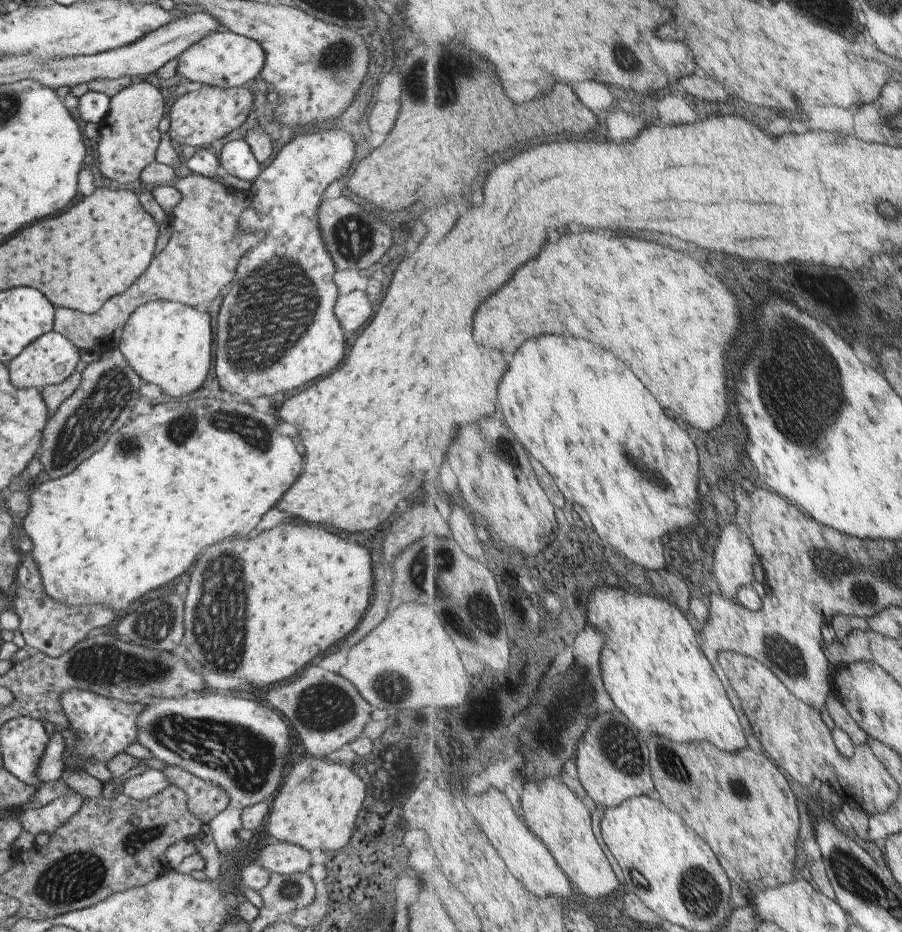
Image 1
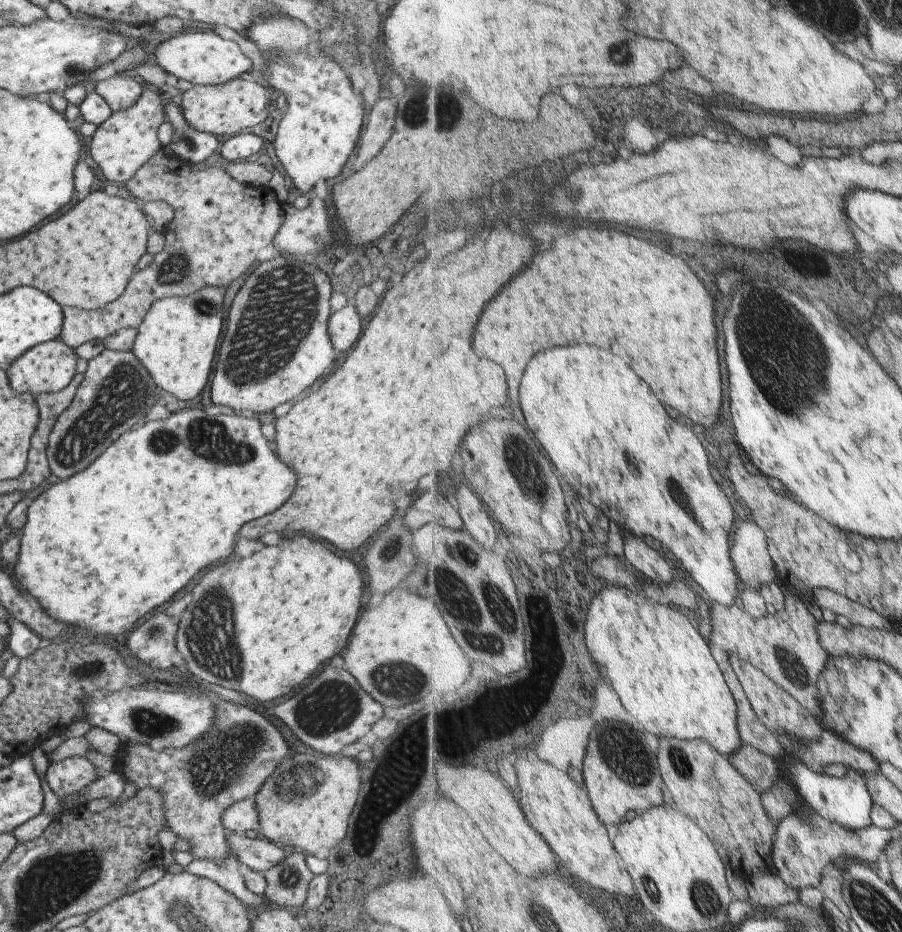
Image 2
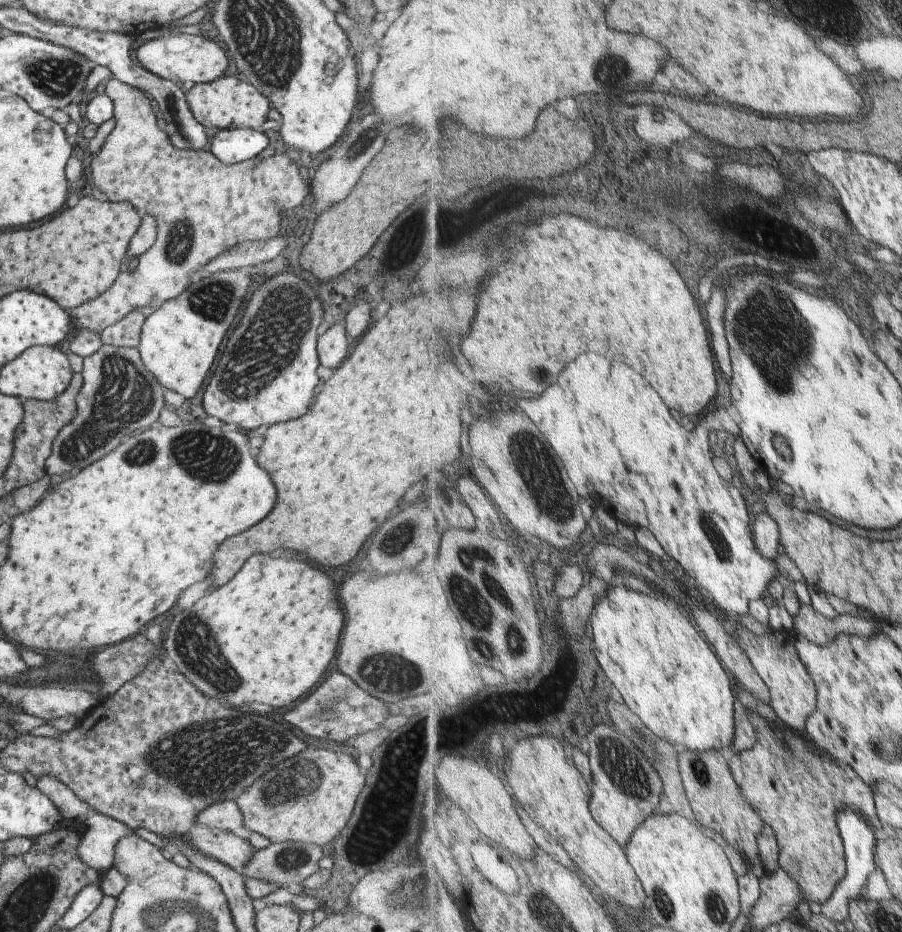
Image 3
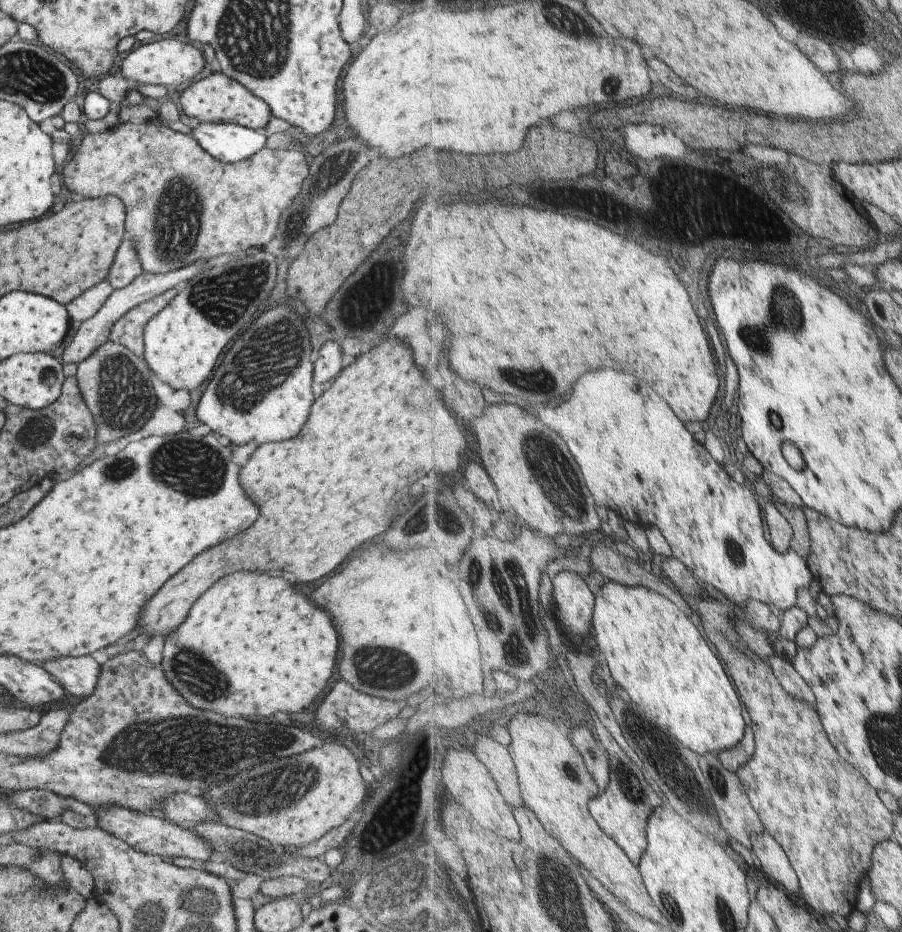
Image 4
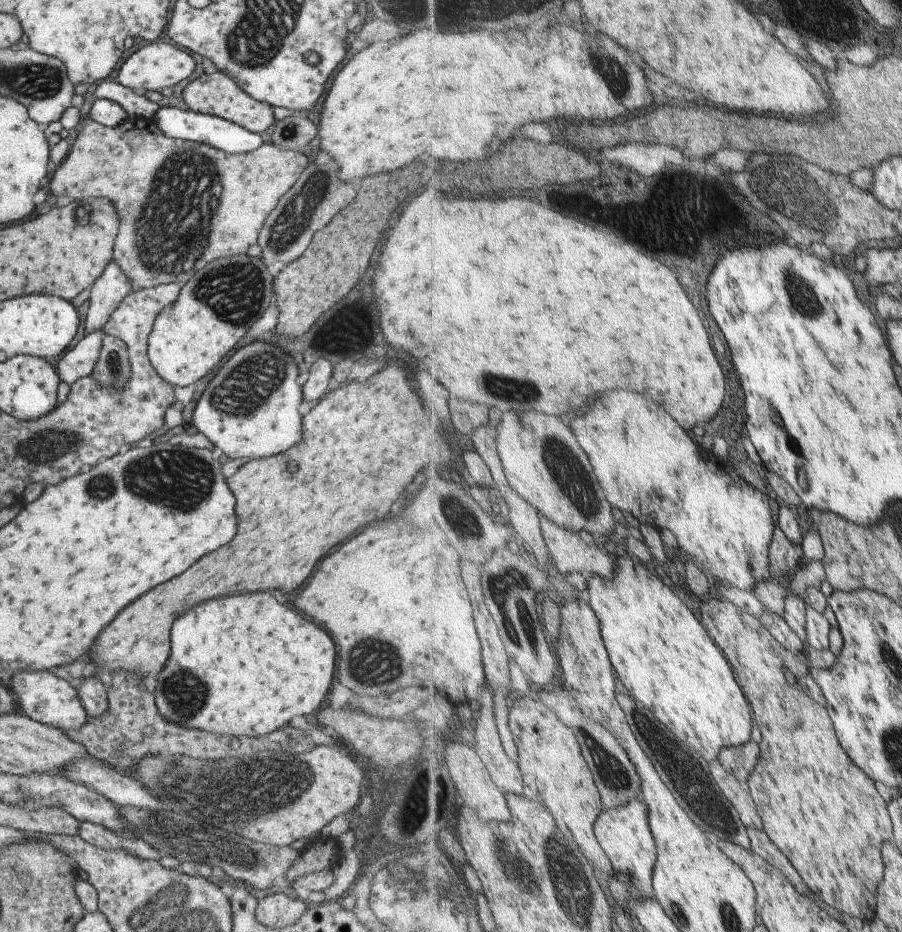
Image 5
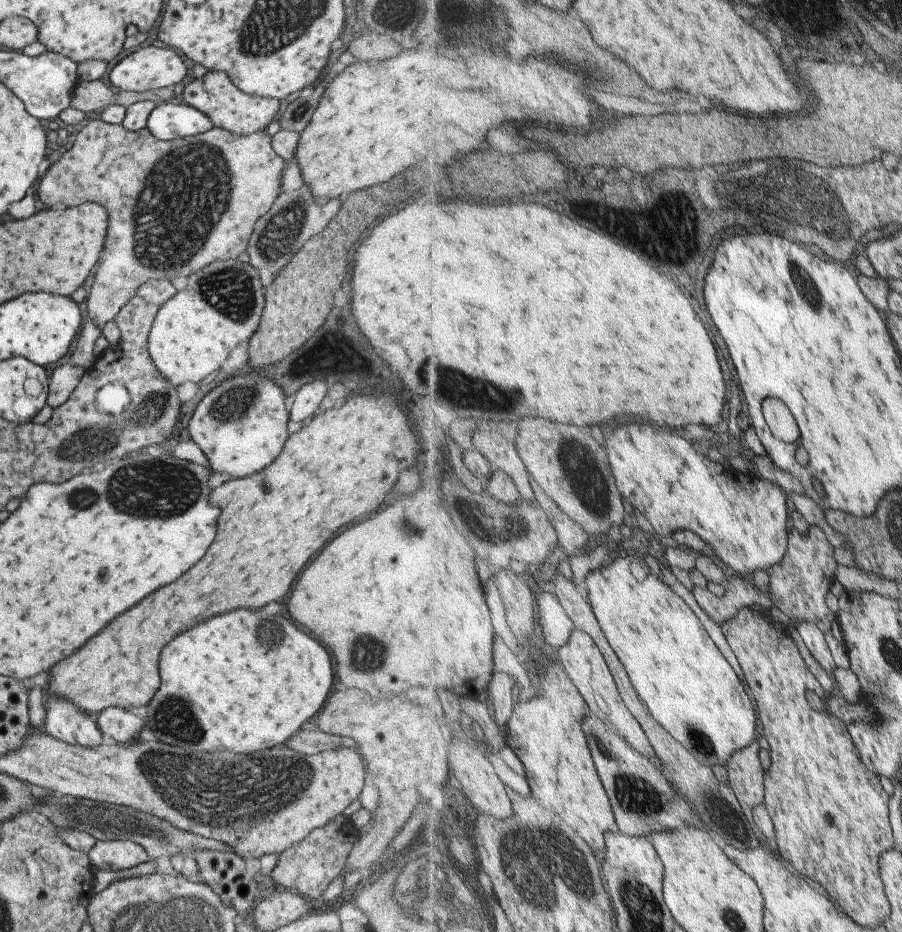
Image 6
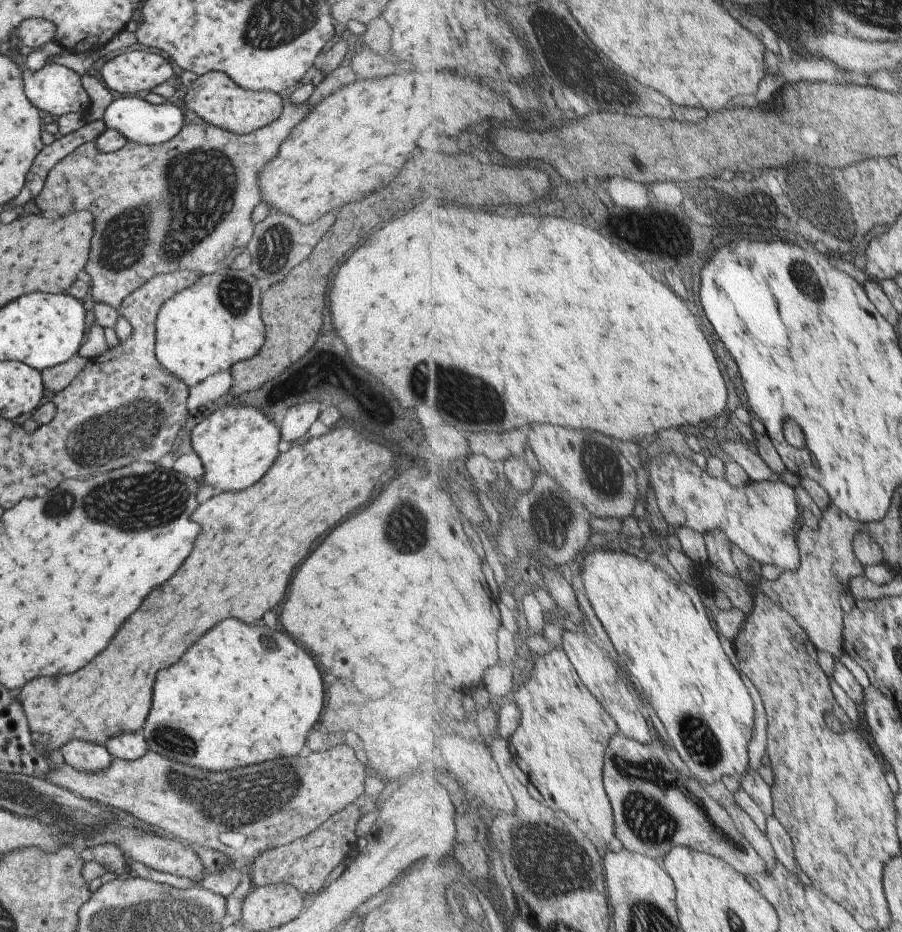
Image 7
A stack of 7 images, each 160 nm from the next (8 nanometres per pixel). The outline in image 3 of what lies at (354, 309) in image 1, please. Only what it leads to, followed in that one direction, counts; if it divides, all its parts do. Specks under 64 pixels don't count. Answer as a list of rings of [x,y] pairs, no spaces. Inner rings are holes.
[[[343,322],[335,323],[327,330],[325,329],[325,332],[317,340],[317,356],[319,356],[321,366],[335,368],[339,364],[339,360],[345,358],[349,340]]]

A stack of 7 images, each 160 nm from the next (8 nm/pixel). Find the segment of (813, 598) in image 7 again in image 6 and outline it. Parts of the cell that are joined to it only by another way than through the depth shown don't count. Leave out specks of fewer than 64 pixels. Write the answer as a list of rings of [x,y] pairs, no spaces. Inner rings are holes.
[[[811,526],[807,534],[801,534],[797,528],[792,529],[789,536],[789,552],[781,562],[768,569],[772,593],[768,597],[774,597],[770,603],[776,605],[790,619],[790,622],[815,622],[823,633],[831,632],[831,626],[838,616],[829,608],[827,594],[830,594],[829,590],[837,579],[839,564],[835,556],[835,548],[831,546],[827,534],[819,526]],[[736,576],[732,580],[727,581],[725,584],[726,593],[721,596],[715,596],[711,590],[707,588],[695,587],[692,590],[694,598],[698,603],[699,607],[717,624],[721,625],[723,622],[729,622],[731,618],[735,618],[741,610],[748,609],[753,604],[764,603],[764,596],[761,590],[757,590],[753,584],[747,583],[748,578]]]

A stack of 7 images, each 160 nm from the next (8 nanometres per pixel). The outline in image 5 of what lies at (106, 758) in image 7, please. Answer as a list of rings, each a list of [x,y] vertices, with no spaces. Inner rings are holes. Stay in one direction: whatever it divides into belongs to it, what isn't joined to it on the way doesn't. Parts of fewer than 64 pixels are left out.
[[[19,670],[11,677],[8,685],[17,708],[31,720],[60,731],[78,731],[86,722],[77,693],[63,678],[57,678],[51,670]]]

